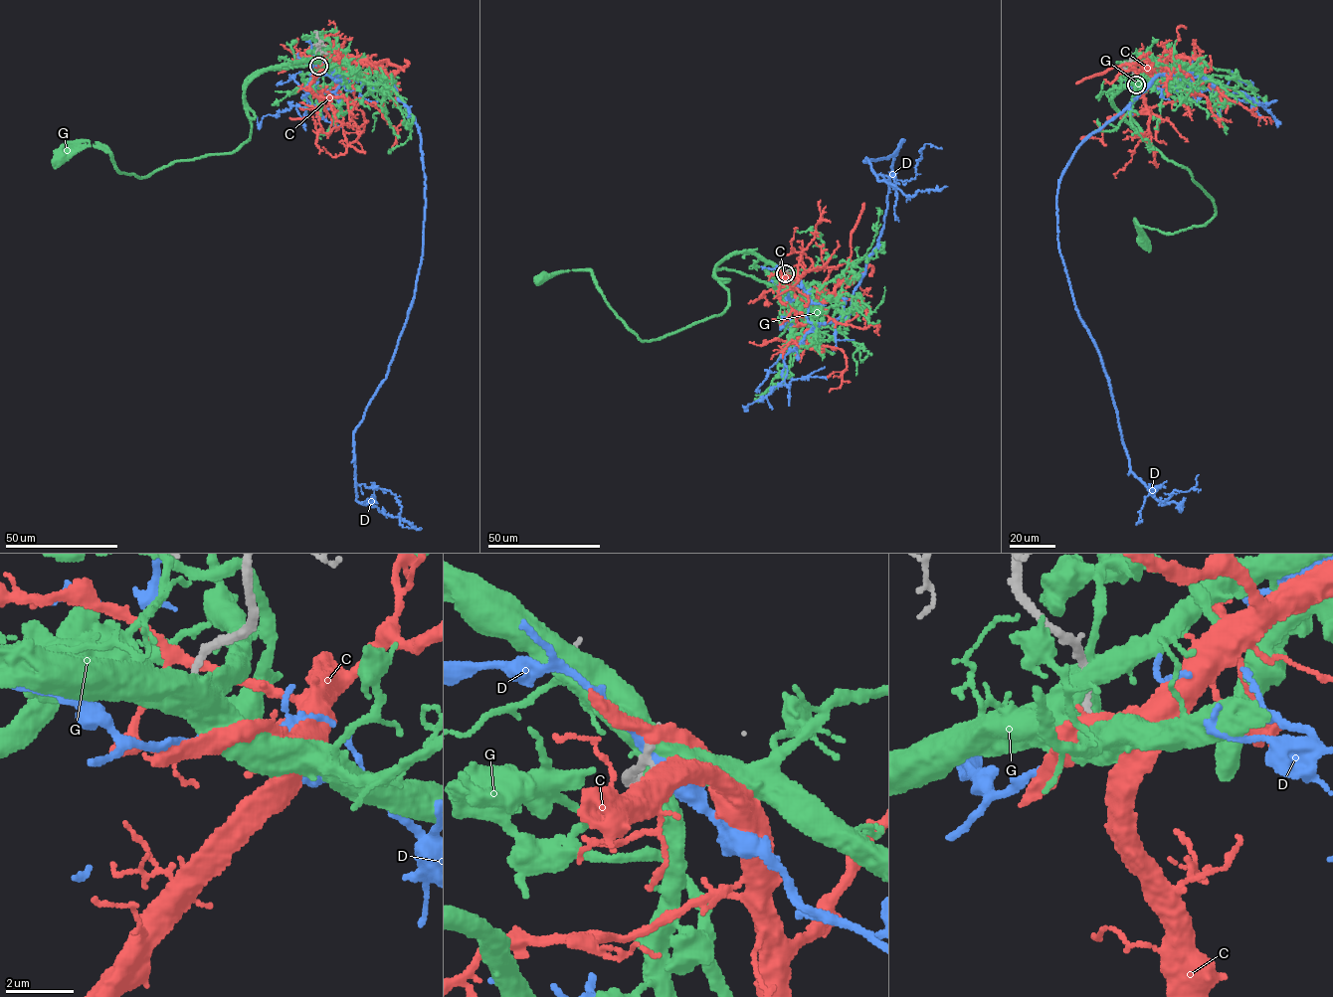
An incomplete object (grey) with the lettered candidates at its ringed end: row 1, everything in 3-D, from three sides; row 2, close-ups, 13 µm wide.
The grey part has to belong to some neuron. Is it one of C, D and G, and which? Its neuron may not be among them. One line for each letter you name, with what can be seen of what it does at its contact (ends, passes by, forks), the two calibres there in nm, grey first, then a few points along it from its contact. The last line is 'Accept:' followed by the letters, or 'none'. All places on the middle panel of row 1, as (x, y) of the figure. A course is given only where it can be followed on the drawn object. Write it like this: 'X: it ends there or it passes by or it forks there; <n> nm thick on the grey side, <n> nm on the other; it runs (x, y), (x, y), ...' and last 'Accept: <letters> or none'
C: it passes by; 280 nm thick on the grey side, 420 nm on the other; it runs (784, 273), (798, 297), (814, 303), (806, 316), (810, 340), (844, 352), (846, 369), (842, 385), (831, 389)
Accept: C

